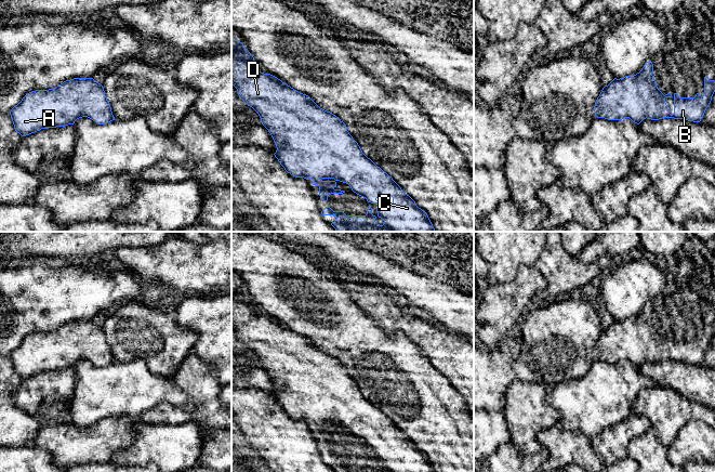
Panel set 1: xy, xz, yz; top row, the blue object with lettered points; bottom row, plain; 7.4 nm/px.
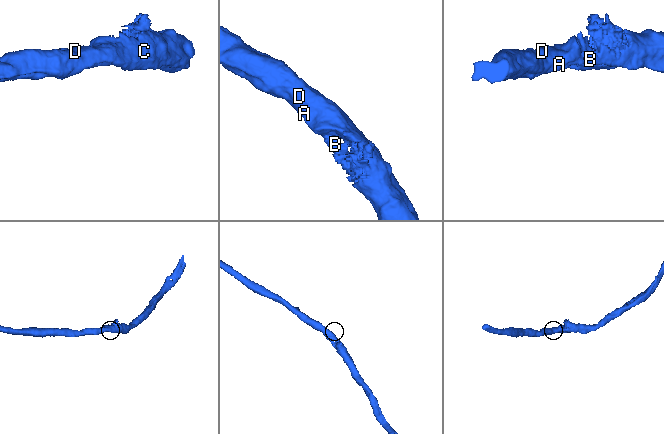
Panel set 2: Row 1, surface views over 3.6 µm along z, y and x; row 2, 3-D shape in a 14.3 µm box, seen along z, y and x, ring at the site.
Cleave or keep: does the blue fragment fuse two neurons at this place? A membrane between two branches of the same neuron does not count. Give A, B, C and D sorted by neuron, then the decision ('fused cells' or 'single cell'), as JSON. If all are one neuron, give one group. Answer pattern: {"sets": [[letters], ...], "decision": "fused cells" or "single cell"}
{"sets": [["A", "B", "C", "D"]], "decision": "single cell"}

